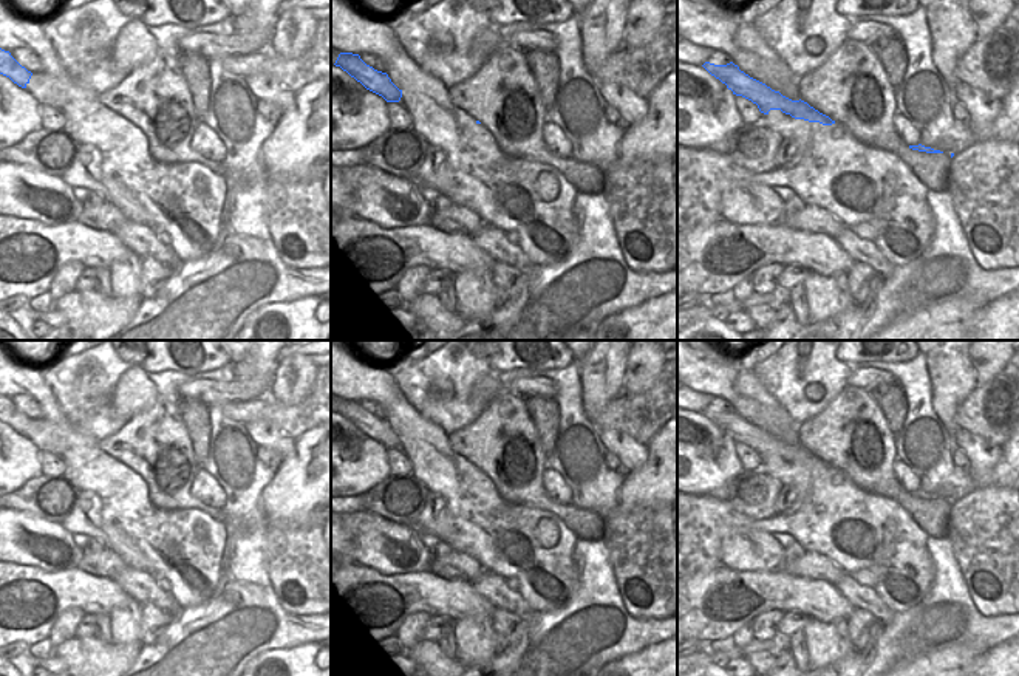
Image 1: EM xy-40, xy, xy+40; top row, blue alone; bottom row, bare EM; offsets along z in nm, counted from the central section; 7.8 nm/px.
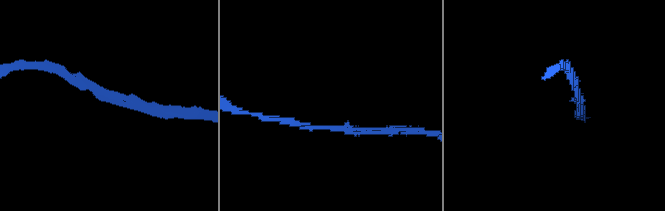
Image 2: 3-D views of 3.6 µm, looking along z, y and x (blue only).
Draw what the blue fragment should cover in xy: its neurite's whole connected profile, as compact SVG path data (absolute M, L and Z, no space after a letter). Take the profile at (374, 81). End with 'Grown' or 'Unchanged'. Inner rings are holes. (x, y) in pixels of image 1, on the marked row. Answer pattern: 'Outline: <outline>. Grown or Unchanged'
Outline: M340 53L334 65L346 71L366 90L382 96L387 102L400 101L402 90L391 82L387 73L377 71L366 65L359 54Z. Unchanged

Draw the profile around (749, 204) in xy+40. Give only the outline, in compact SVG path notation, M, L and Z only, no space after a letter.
M745 183L721 195L721 217L738 226L781 224L784 201L773 187Z

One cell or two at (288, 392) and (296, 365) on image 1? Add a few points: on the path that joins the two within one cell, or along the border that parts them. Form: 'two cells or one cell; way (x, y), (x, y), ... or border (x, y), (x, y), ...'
one cell; way (289, 385), (296, 372)

